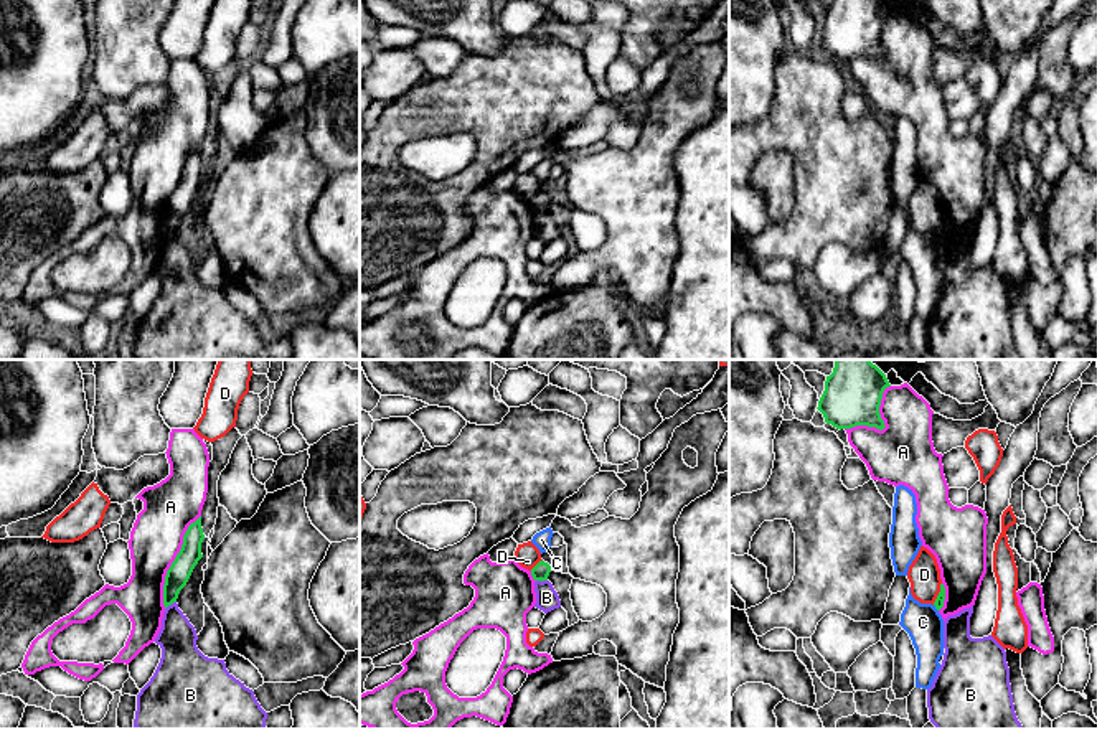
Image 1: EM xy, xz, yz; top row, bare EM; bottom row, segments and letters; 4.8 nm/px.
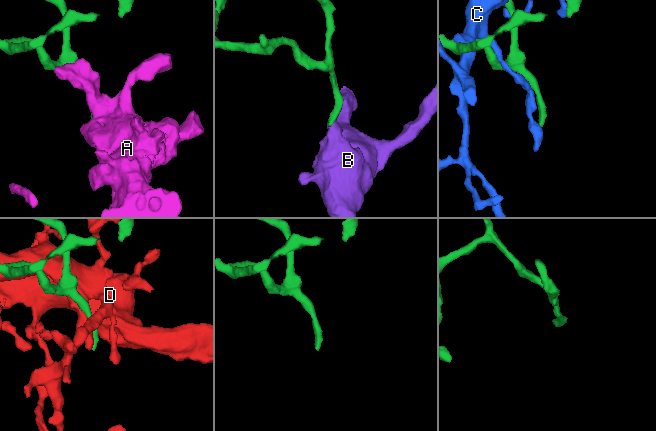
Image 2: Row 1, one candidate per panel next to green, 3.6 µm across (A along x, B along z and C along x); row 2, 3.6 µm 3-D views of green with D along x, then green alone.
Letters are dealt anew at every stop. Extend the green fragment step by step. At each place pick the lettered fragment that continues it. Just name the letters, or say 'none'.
none

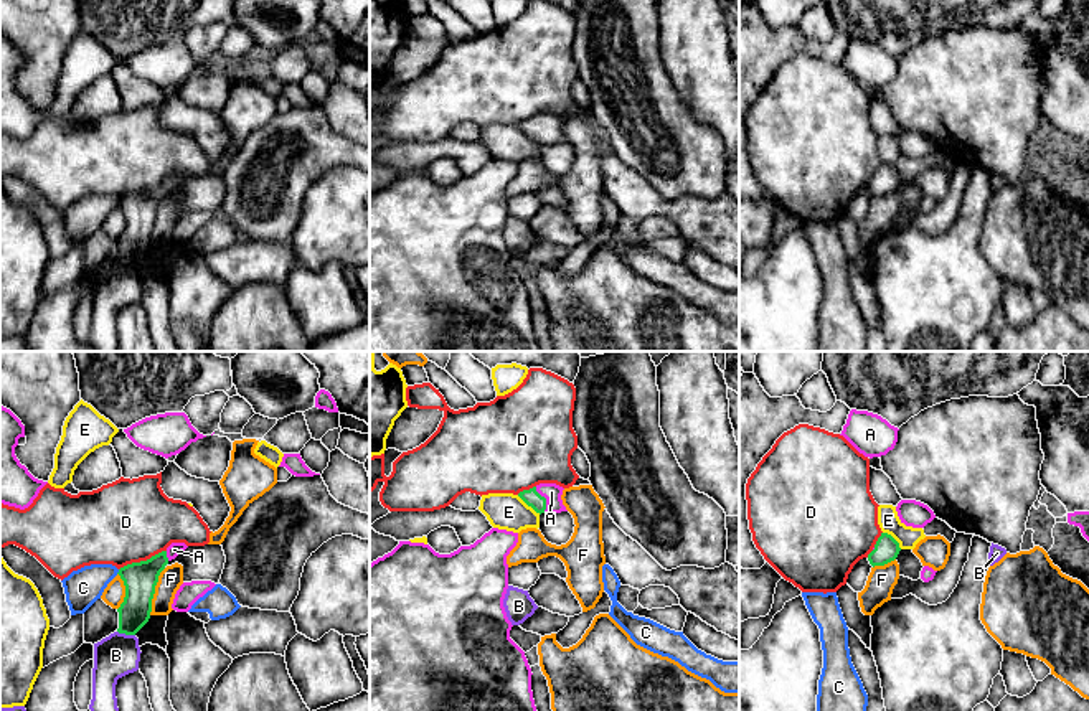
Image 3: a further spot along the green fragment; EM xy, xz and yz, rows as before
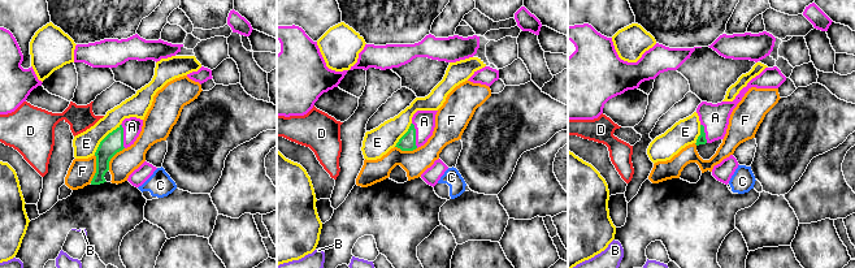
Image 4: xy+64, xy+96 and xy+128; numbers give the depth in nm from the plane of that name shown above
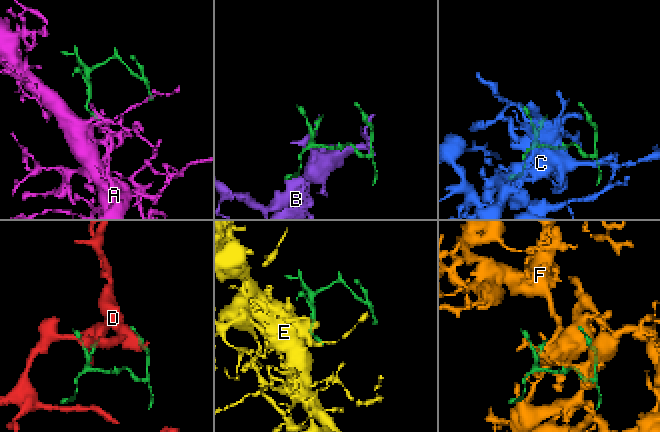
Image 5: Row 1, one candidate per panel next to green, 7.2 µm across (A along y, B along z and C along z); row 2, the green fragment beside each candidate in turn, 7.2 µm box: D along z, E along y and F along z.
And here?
A

